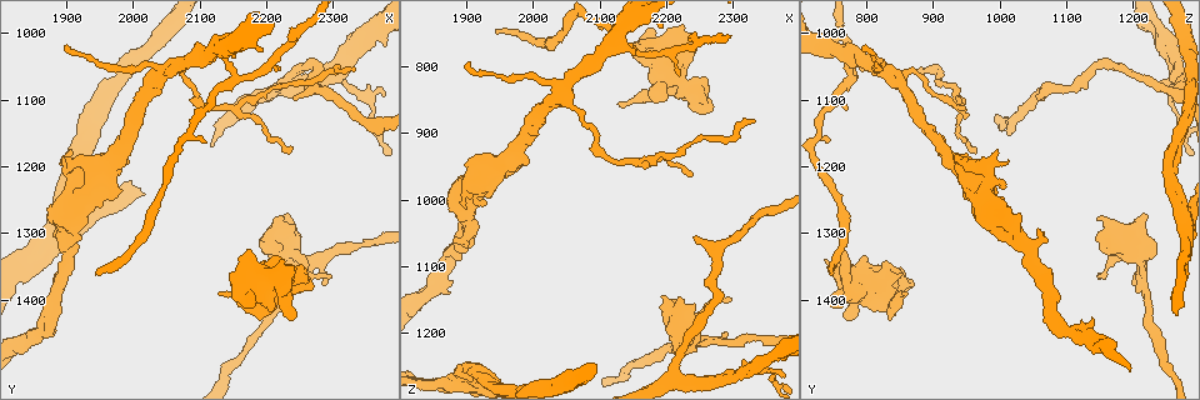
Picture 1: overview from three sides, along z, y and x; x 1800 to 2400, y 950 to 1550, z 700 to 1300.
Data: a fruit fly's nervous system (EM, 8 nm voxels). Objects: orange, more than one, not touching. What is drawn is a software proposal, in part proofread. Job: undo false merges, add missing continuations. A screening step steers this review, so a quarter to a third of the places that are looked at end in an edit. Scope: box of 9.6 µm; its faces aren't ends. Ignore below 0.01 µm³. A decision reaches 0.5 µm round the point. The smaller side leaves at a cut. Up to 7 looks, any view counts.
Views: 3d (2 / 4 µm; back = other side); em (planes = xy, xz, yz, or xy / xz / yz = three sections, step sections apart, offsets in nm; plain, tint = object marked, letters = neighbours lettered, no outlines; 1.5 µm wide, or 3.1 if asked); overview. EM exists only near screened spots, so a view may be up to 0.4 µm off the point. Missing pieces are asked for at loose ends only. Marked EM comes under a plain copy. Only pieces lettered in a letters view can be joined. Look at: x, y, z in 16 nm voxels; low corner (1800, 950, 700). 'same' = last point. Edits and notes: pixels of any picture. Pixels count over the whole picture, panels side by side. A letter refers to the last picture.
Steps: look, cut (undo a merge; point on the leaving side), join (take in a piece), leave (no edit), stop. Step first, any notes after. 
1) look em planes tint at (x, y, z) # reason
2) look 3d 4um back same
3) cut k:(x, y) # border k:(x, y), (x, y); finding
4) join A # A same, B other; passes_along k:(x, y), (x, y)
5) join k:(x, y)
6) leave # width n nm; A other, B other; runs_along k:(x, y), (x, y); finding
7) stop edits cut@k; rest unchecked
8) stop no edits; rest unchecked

look 3d 4um at (2260, 1380, 875) # thick end

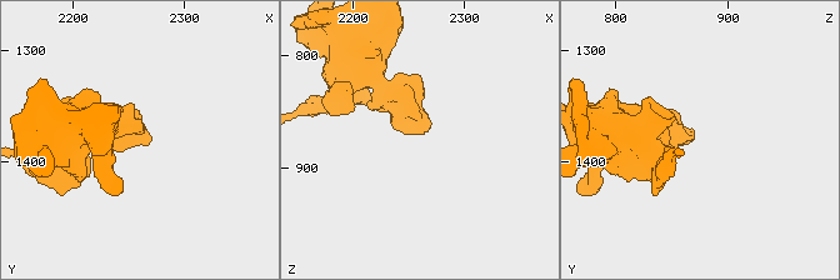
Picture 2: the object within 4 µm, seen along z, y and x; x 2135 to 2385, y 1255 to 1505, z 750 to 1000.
look em planes letters at (2260, 1378, 870)

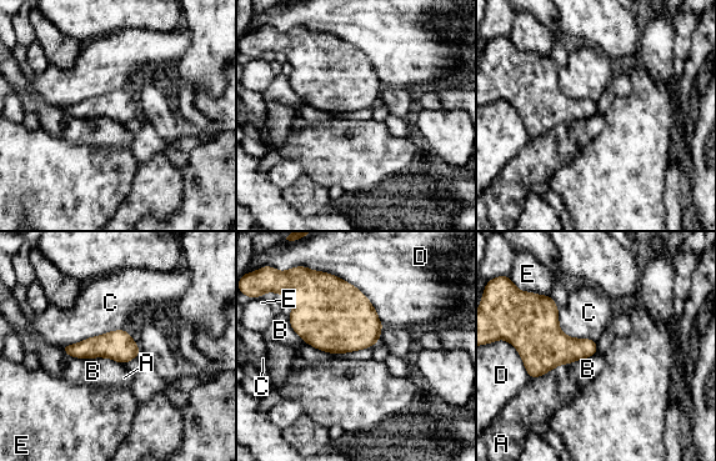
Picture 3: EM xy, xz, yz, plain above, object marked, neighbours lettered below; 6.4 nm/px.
leave # longest_contact D 550 nm; A other, B other, C other, D other, E other; no lettered piece goes on from it

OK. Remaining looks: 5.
look em planes letters at (1945, 1355, 745) # thin end

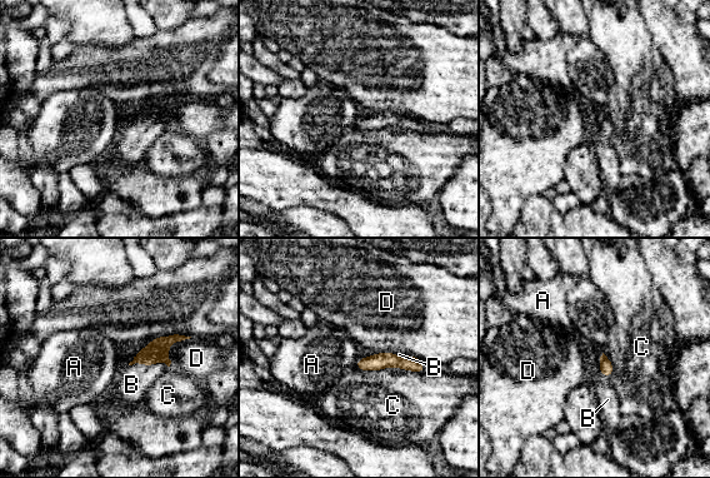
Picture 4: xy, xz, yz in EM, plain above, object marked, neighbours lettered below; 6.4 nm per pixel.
join B # A other, B same, C other, D other; passes_along 4:(158, 350), (149, 364), (131, 384); it goes on there

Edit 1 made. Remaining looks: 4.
look overview

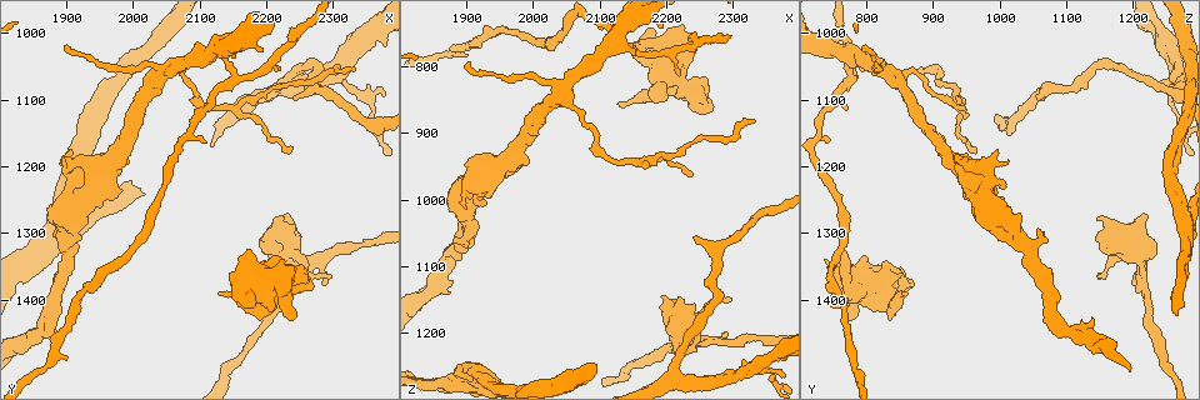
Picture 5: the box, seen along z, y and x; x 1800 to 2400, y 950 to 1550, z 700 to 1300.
look em xy step 4 letters at (2155, 1065, 770)

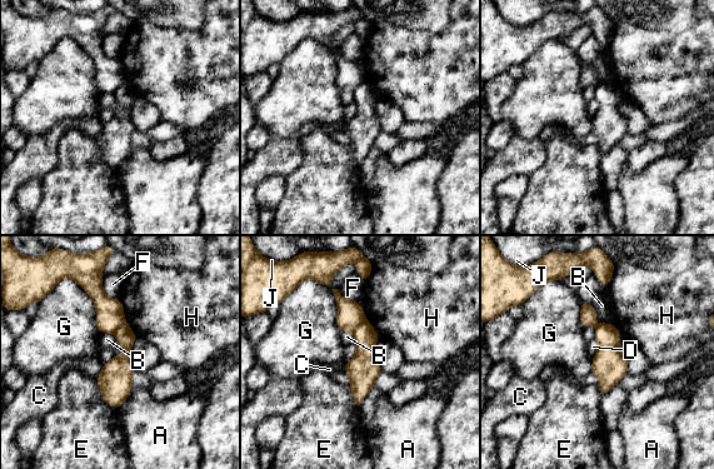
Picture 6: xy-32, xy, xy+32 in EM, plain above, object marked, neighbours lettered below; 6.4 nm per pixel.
cut 6:(365, 362) # width 170 nm; longest_contact G 320 nm; A other, B other, C other, D other, E other, F other, G other, H other, J other; a second neuron is stuck on

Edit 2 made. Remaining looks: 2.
stop edits join@4, cut@6; rest unchecked

